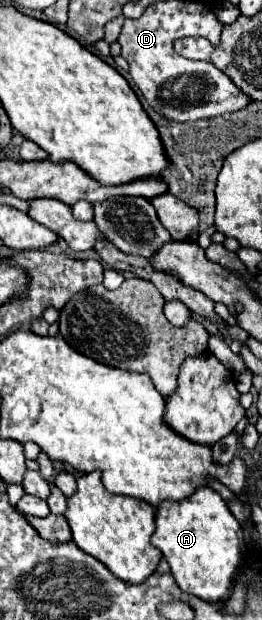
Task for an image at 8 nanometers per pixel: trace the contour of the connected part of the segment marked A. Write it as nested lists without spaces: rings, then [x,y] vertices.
[[[200,486],[192,496],[172,502],[164,500],[156,508],[156,530],[152,544],[160,548],[170,564],[176,584],[186,592],[206,602],[216,602],[230,596],[234,574],[244,562],[246,544],[238,520],[228,510],[226,502],[210,486]]]

